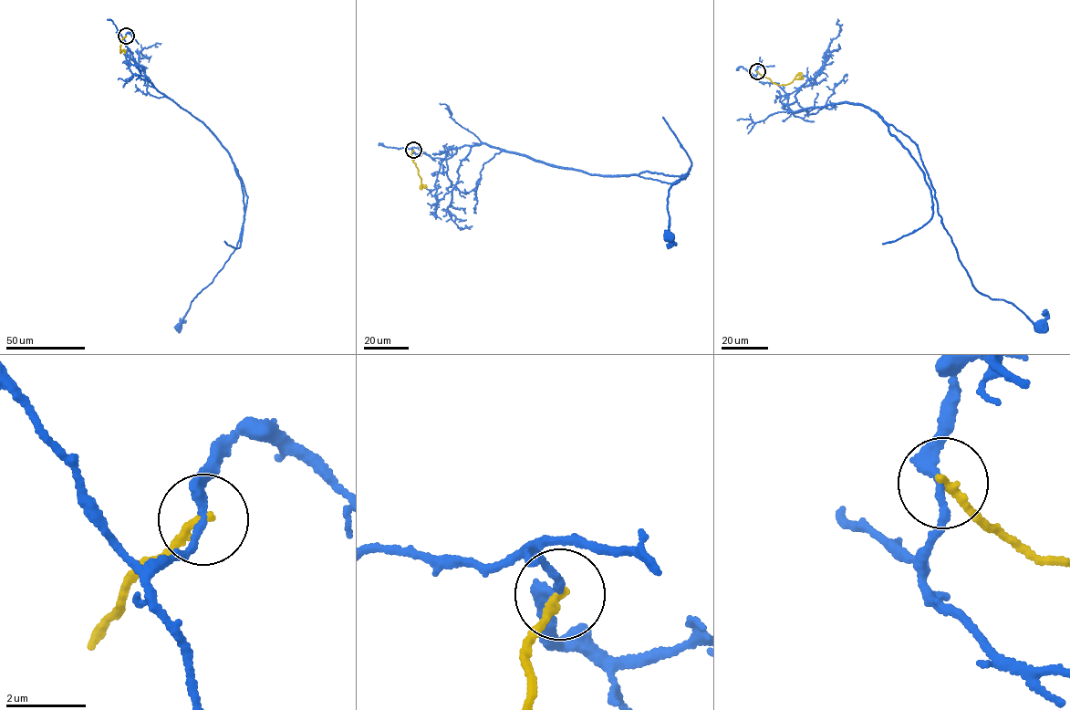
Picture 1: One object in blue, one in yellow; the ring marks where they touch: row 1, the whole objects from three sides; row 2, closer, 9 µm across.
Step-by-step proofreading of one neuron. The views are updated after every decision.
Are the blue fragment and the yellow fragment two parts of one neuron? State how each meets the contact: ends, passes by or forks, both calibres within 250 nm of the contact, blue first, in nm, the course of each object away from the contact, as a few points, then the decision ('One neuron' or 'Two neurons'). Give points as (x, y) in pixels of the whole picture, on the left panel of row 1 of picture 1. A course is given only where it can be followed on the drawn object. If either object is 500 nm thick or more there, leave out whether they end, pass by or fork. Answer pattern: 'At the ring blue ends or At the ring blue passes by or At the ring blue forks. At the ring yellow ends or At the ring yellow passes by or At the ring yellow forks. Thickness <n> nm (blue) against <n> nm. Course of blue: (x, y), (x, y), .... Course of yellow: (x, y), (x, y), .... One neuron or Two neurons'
At the ring blue passes by. At the ring yellow ends. Thickness 220 nm (blue) against 200 nm. Course of blue: (126, 36), (125, 44), (140, 74), (213, 132), (233, 163), (247, 197), (236, 248), (190, 304), (178, 327). Course of yellow: (126, 36), (119, 46), (120, 52), (123, 50), (124, 53). Two neurons

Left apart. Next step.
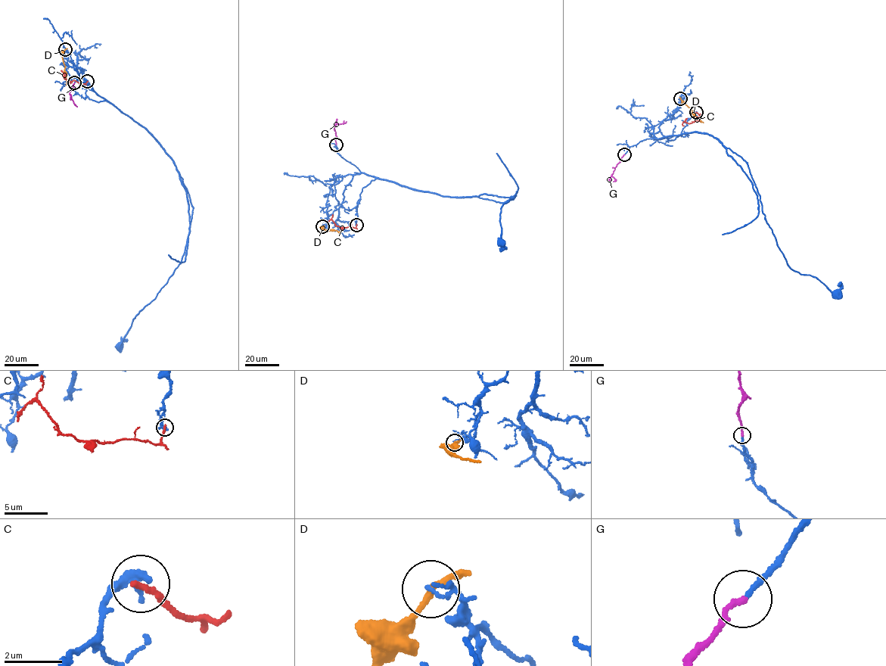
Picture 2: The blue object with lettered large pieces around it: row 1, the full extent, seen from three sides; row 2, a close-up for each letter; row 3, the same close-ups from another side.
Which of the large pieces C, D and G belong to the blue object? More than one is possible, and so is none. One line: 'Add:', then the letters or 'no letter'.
Add: G

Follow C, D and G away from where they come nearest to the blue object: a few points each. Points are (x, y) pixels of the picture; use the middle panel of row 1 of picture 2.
C: (356, 225), (354, 228), (339, 227), (334, 222), (332, 216)
D: (322, 226), (322, 228), (332, 229), (340, 233)
G: (336, 144), (334, 126), (337, 123), (346, 121)

